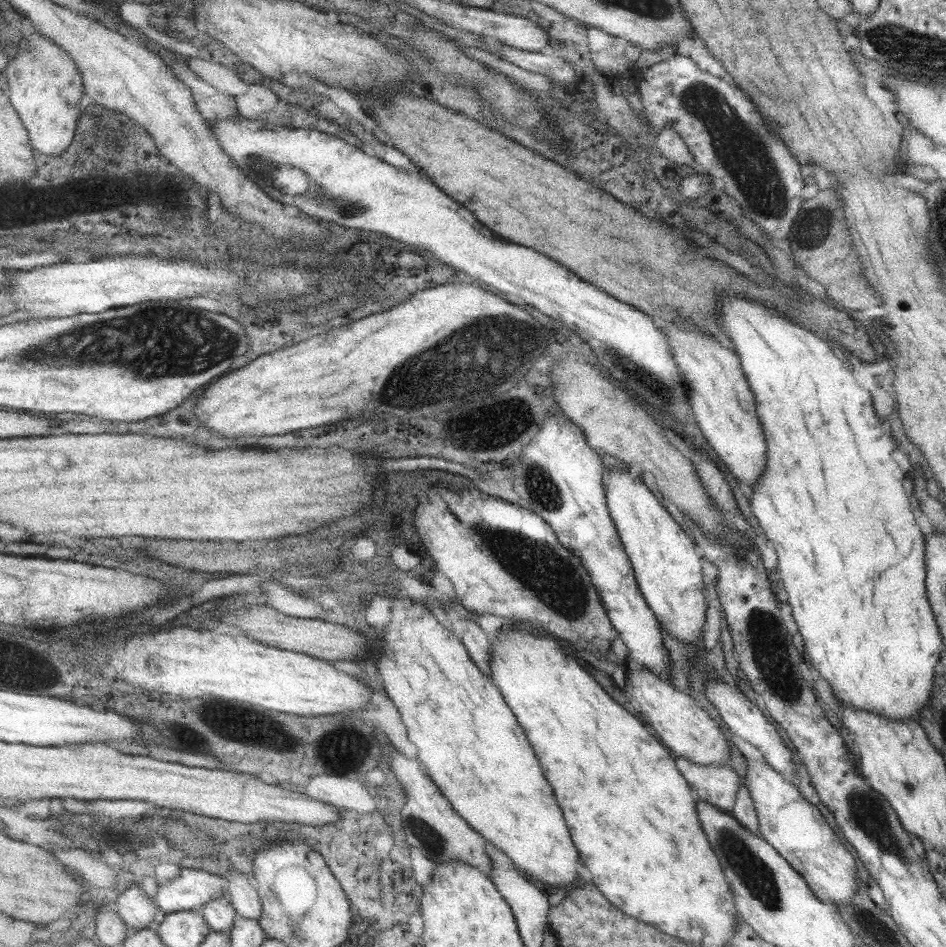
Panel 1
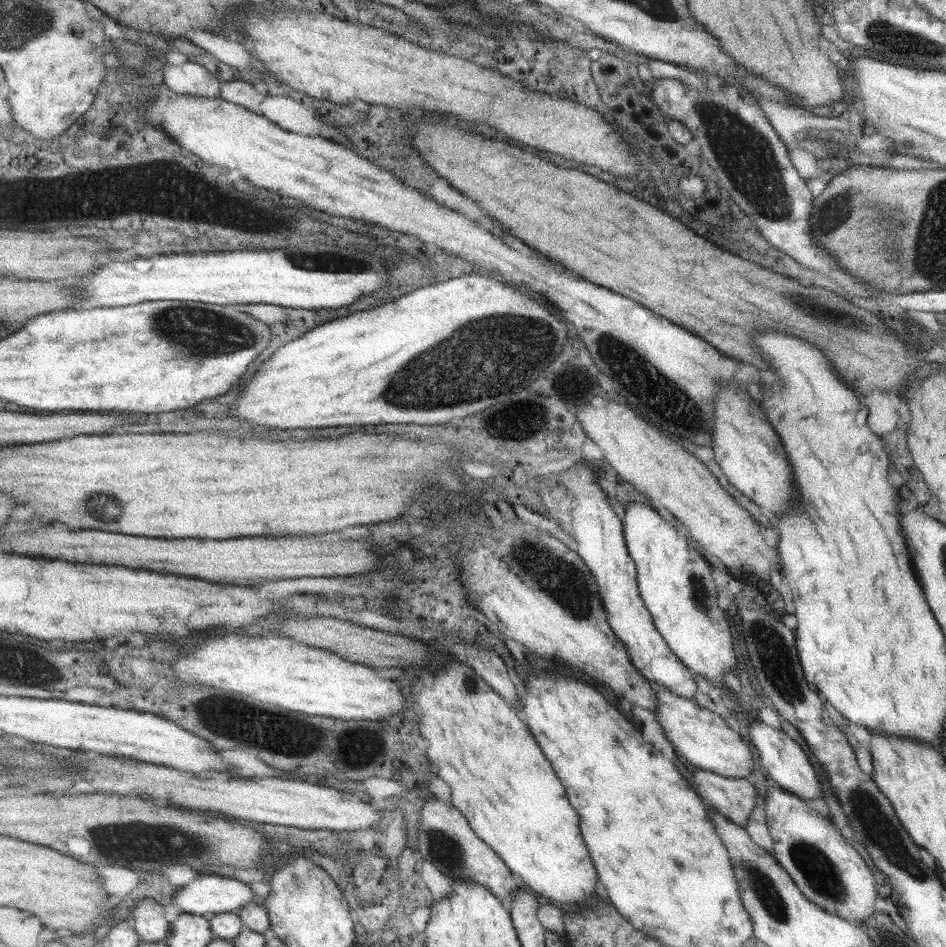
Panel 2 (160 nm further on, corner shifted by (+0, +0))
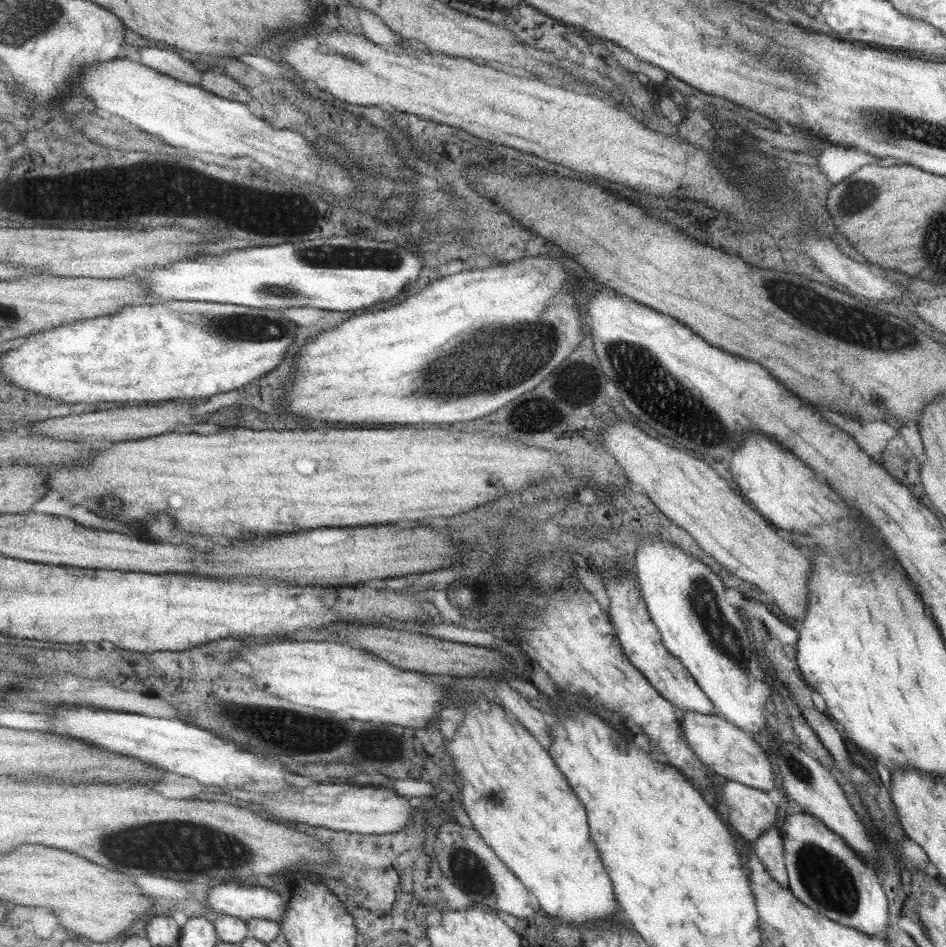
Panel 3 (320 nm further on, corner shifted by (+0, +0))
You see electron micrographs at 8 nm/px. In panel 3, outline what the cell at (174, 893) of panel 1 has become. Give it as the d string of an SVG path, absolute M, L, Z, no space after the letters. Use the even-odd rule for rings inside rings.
M229 882L211 888L209 894L207 904L218 916L231 915L246 921L259 918L279 923L288 912L289 902L261 884Z

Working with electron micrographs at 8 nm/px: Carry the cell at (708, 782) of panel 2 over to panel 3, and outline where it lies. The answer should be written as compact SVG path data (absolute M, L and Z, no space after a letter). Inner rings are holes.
M728 780L721 785L719 800L727 806L728 821L746 840L753 842L759 835L772 826L777 820L777 804L771 801L766 792L761 792L756 788L749 788L744 784L739 784L734 780Z

